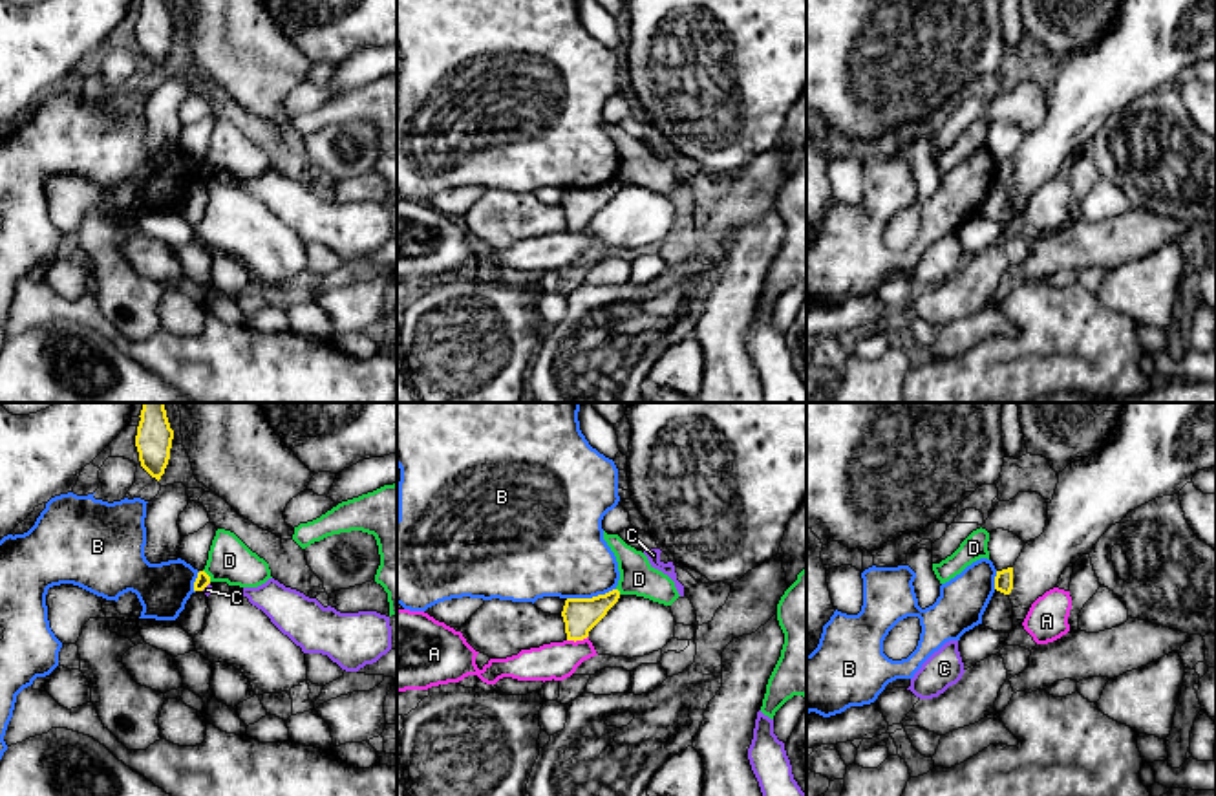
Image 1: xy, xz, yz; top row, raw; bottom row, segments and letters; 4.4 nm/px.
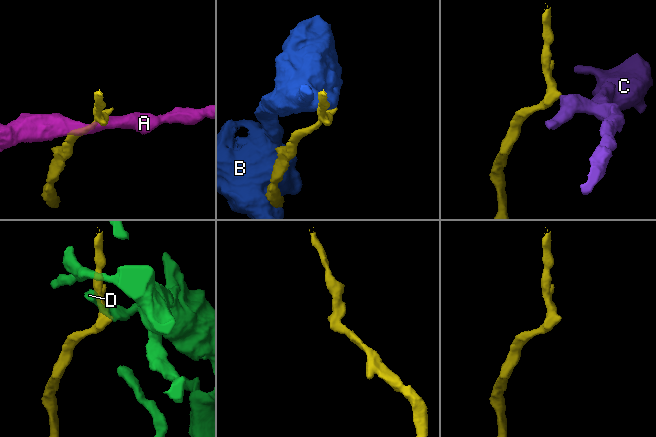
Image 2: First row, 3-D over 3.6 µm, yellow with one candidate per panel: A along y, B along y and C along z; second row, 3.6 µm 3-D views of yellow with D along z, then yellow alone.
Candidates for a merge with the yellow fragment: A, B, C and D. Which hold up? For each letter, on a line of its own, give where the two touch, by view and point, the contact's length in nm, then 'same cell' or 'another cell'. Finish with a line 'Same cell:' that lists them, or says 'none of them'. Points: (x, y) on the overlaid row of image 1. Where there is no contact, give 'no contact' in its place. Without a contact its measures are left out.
A: meets yellow in xz at (576, 639); contact 100 nm long; another cell
B: meets yellow in xz at (593, 597); contact 220 nm long; another cell
C: meets yellow in xy at (205, 586); contact 50 nm long; another cell
D: meets yellow in xy at (207, 575); contact 70 nm long; another cell
Same cell: none of them

